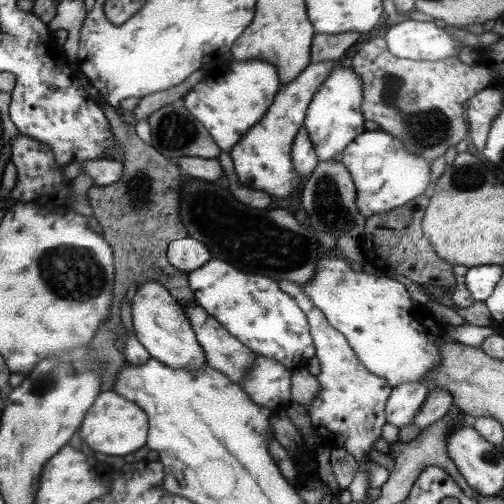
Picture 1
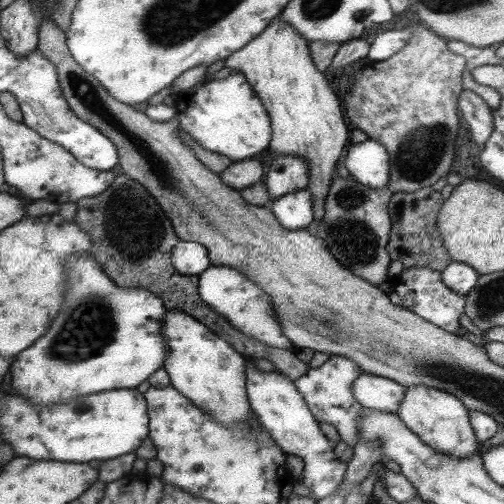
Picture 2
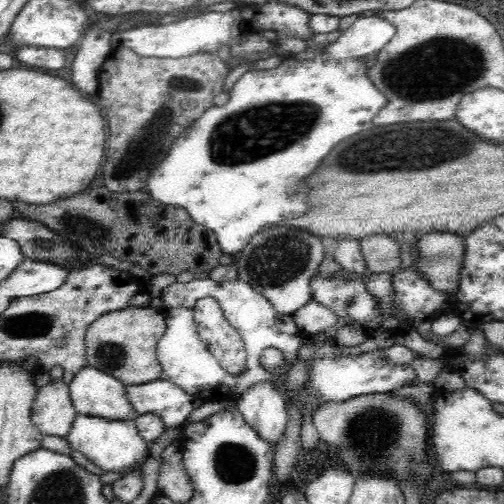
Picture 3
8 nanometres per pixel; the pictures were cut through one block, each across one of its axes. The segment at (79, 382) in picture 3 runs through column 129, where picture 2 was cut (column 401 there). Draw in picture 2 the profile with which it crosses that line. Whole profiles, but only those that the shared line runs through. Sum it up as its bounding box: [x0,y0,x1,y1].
[397,384,483,456]

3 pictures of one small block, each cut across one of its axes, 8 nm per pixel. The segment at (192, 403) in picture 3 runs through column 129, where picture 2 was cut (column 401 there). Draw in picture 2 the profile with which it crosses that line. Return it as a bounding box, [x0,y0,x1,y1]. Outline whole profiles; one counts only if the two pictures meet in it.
[353,374,405,412]

